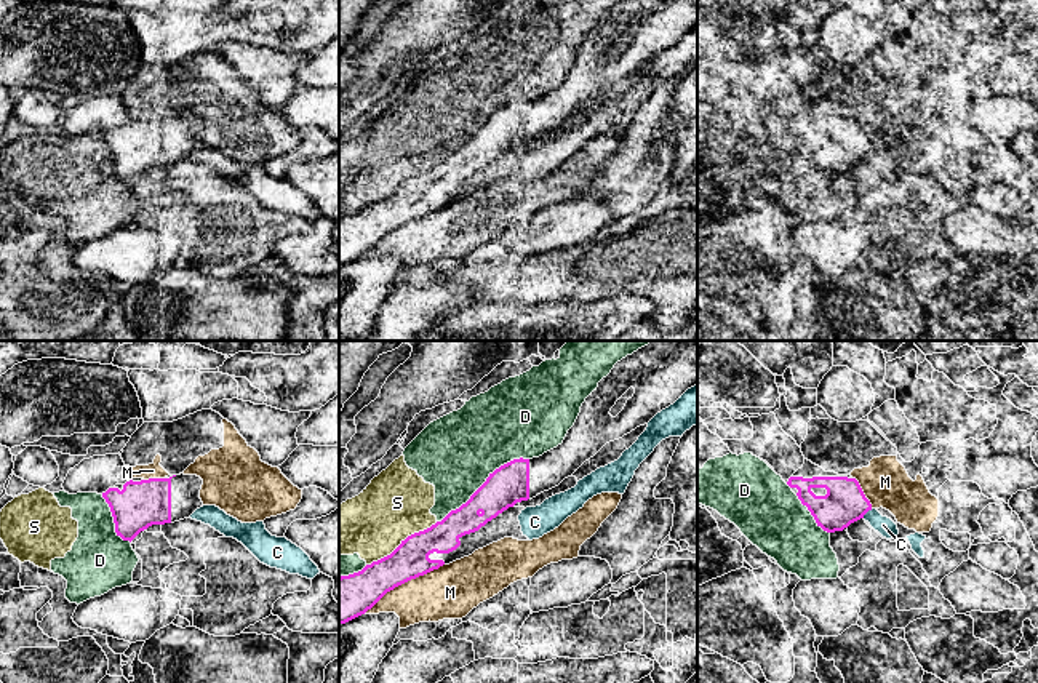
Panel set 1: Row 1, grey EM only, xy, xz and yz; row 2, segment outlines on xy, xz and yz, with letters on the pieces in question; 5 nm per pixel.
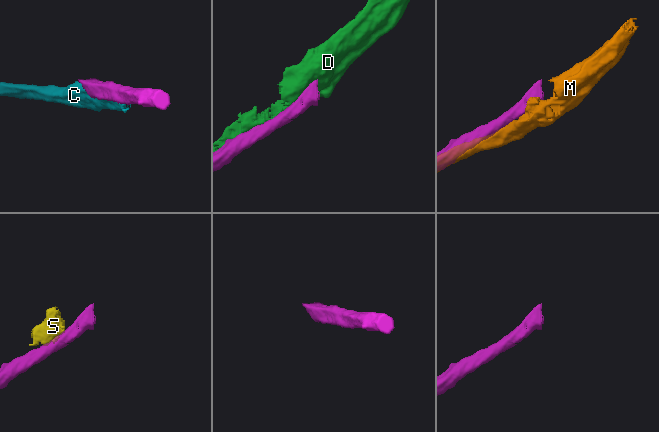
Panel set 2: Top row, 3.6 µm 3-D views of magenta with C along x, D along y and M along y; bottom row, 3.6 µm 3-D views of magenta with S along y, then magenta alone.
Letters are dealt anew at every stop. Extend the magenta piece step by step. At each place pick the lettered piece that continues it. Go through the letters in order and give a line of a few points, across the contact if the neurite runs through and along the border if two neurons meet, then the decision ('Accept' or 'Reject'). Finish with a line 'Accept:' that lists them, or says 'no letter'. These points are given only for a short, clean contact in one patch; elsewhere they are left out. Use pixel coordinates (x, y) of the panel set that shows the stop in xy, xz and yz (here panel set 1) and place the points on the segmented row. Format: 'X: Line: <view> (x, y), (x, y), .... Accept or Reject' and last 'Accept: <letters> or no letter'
C: Reject
D: Reject
M: Reject
S: Line: xz (437, 522), (408, 535), (389, 554), (367, 565). Reject
Accept: no letter

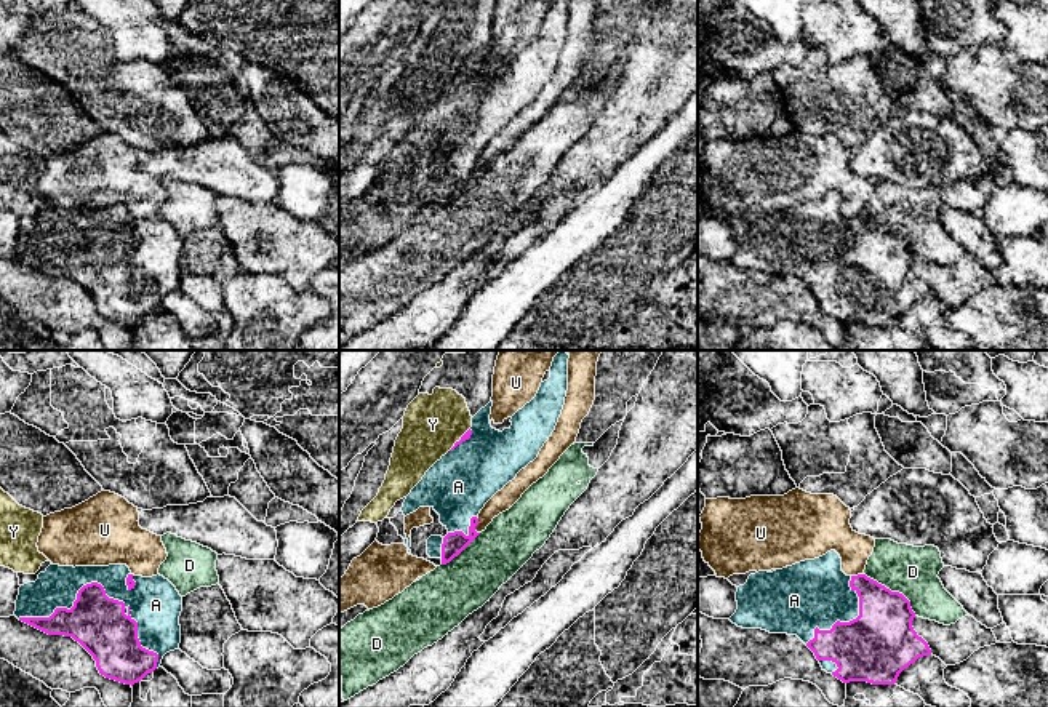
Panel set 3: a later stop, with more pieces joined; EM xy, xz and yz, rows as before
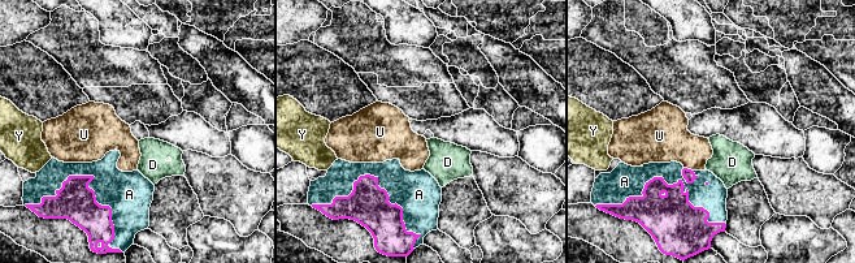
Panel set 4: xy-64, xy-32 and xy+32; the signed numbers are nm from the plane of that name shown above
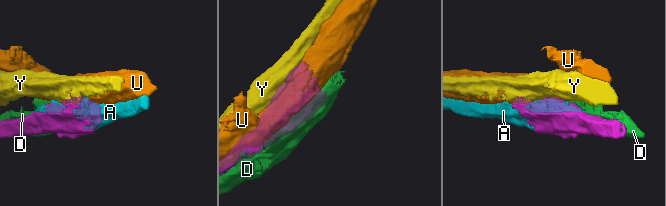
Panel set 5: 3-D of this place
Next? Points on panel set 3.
A: Accept
D: Reject
U: Reject
Y: Reject
Accept: A

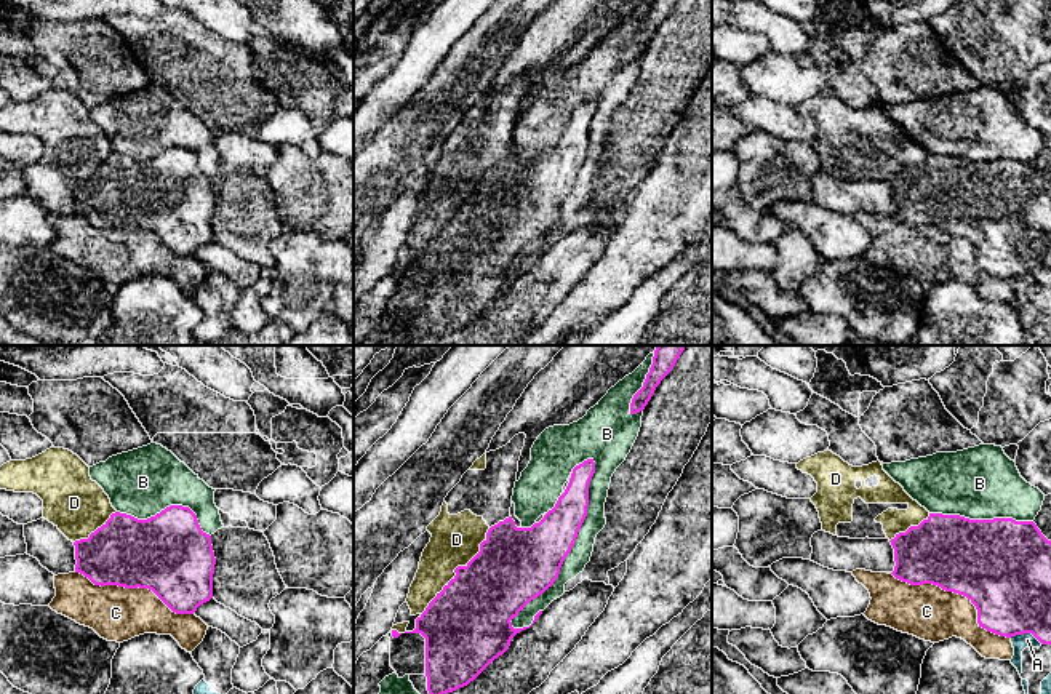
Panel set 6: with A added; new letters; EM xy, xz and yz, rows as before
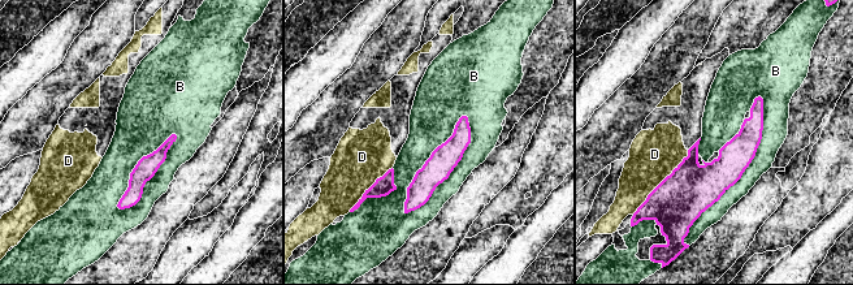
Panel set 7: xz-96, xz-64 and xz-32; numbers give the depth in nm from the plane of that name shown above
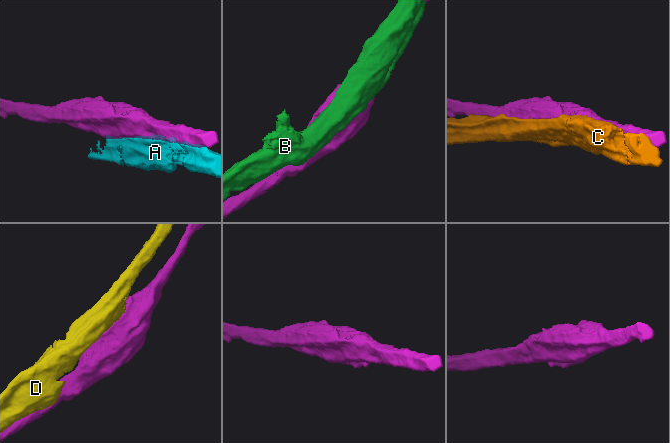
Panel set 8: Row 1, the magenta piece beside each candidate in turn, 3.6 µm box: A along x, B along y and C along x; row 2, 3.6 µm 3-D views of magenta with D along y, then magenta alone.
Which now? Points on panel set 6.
A: Reject
B: Reject
C: Reject
D: Reject
Accept: no letter

